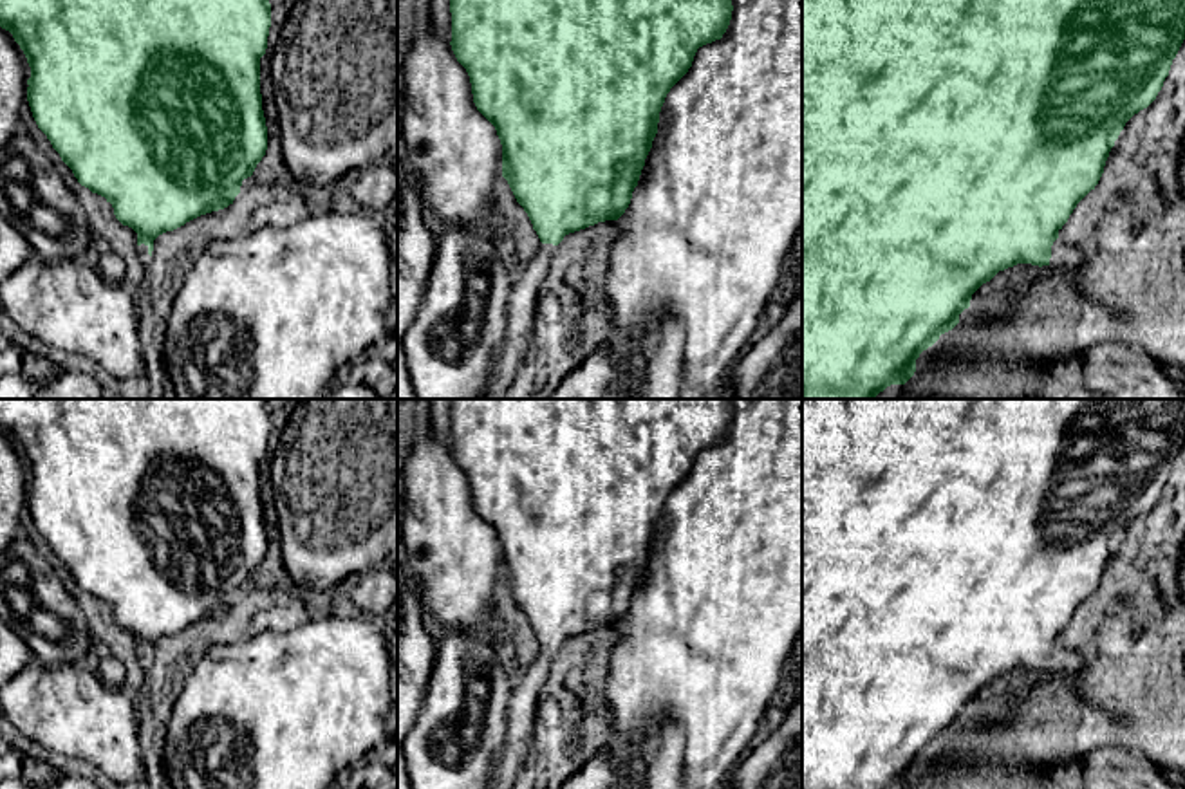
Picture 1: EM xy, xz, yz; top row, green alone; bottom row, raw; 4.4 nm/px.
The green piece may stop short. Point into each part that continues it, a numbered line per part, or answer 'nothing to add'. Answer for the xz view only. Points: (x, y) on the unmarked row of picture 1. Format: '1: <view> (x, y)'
1: xz (510, 761)

